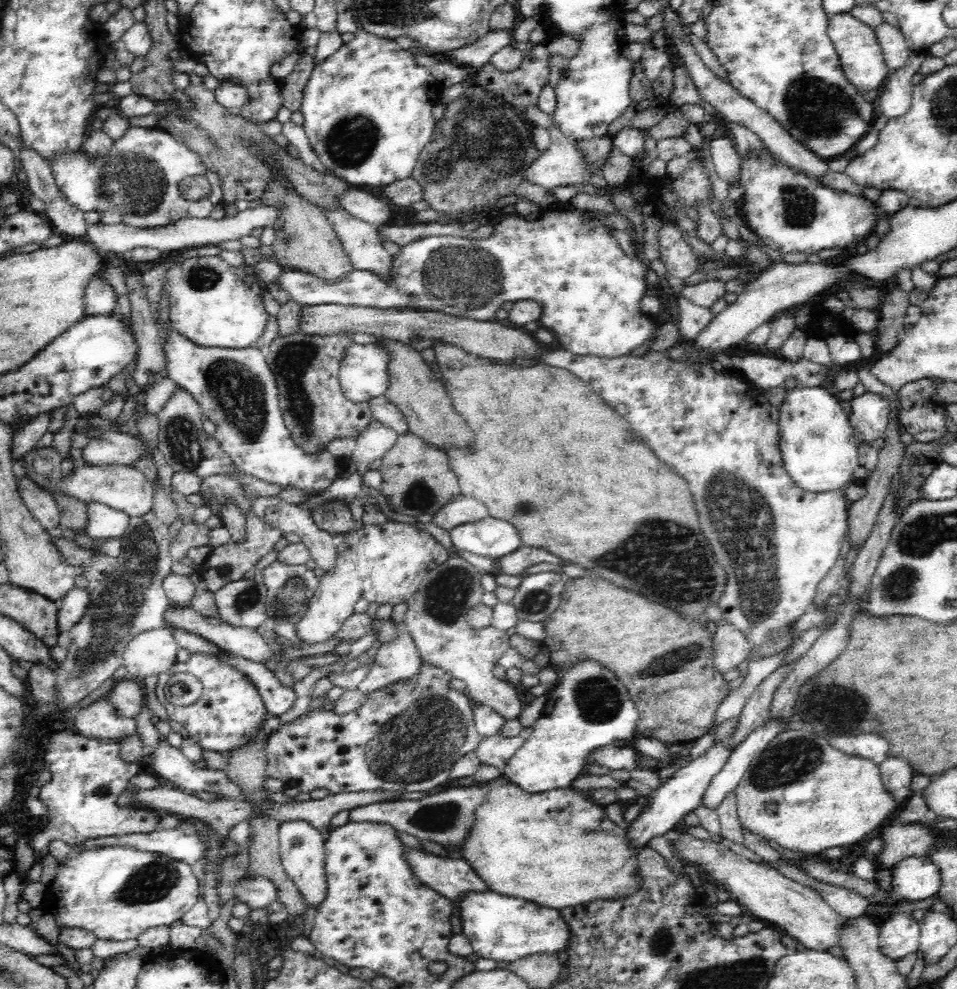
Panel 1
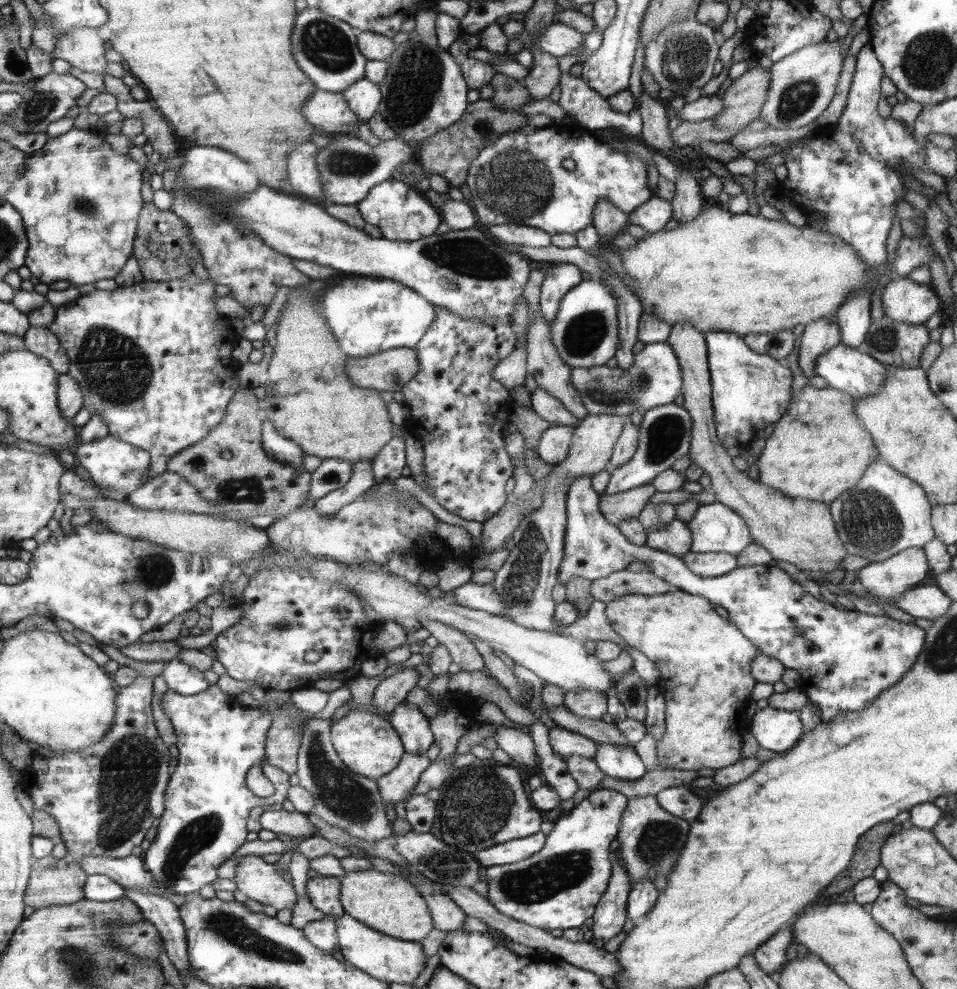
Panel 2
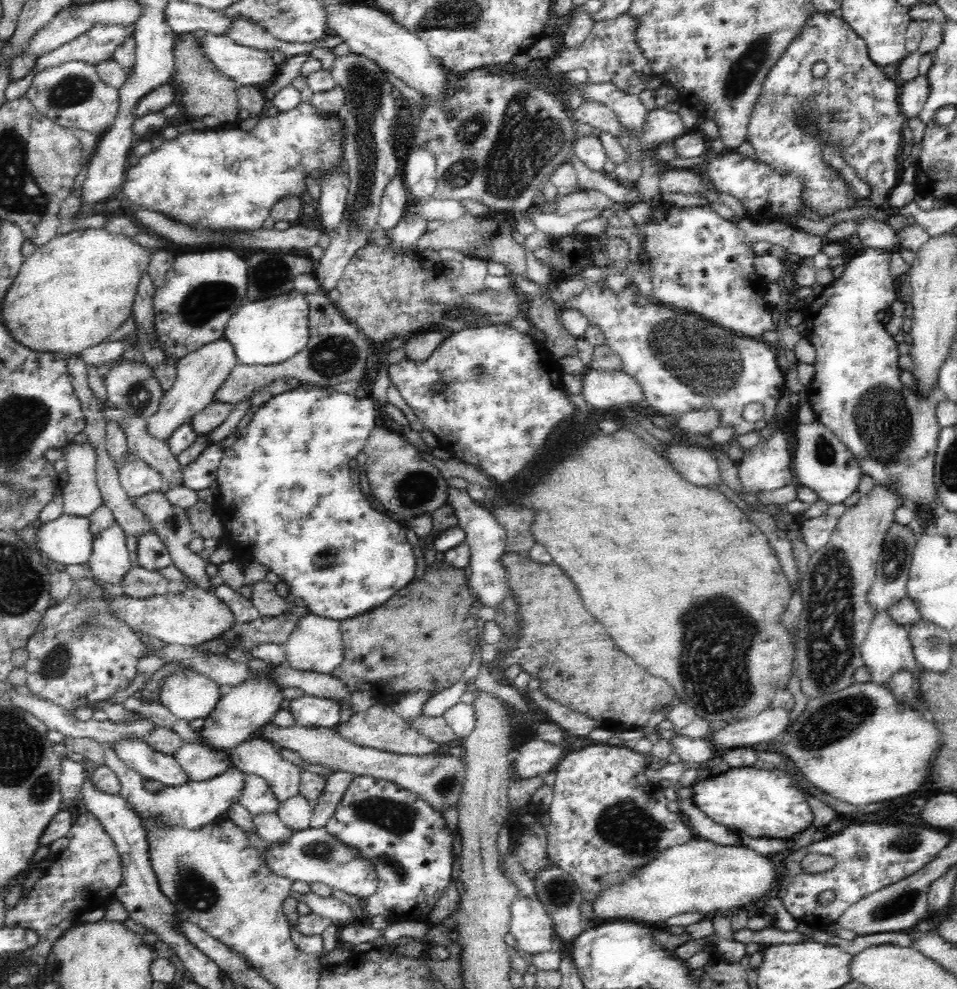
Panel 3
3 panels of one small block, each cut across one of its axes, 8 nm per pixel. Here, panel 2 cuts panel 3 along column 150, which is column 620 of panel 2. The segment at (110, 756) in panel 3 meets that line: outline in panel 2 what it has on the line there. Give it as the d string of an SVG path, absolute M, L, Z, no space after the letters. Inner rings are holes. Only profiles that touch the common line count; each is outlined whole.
M603 788L594 789L581 803L570 805L566 813L554 823L553 830L547 836L546 846L536 855L515 864L484 869L483 878L488 883L487 899L502 914L545 931L561 933L582 926L585 920L594 916L610 886L614 870L613 847L618 840L622 816L629 802L630 799L618 789Z

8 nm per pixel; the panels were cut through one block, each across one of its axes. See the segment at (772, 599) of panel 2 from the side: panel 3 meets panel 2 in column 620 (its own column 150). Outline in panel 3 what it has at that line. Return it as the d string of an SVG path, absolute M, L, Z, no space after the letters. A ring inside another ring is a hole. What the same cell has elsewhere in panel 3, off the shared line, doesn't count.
M144 532L137 540L138 564L146 570L158 571L173 564L167 546L155 532Z

